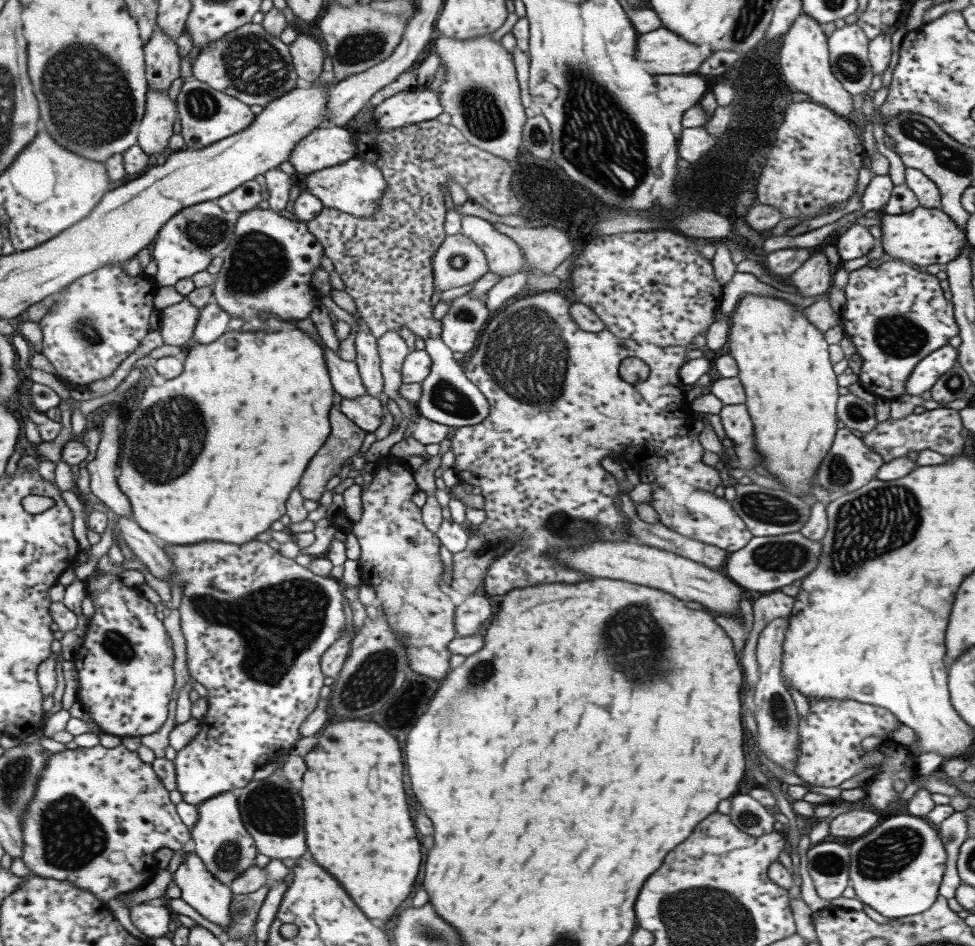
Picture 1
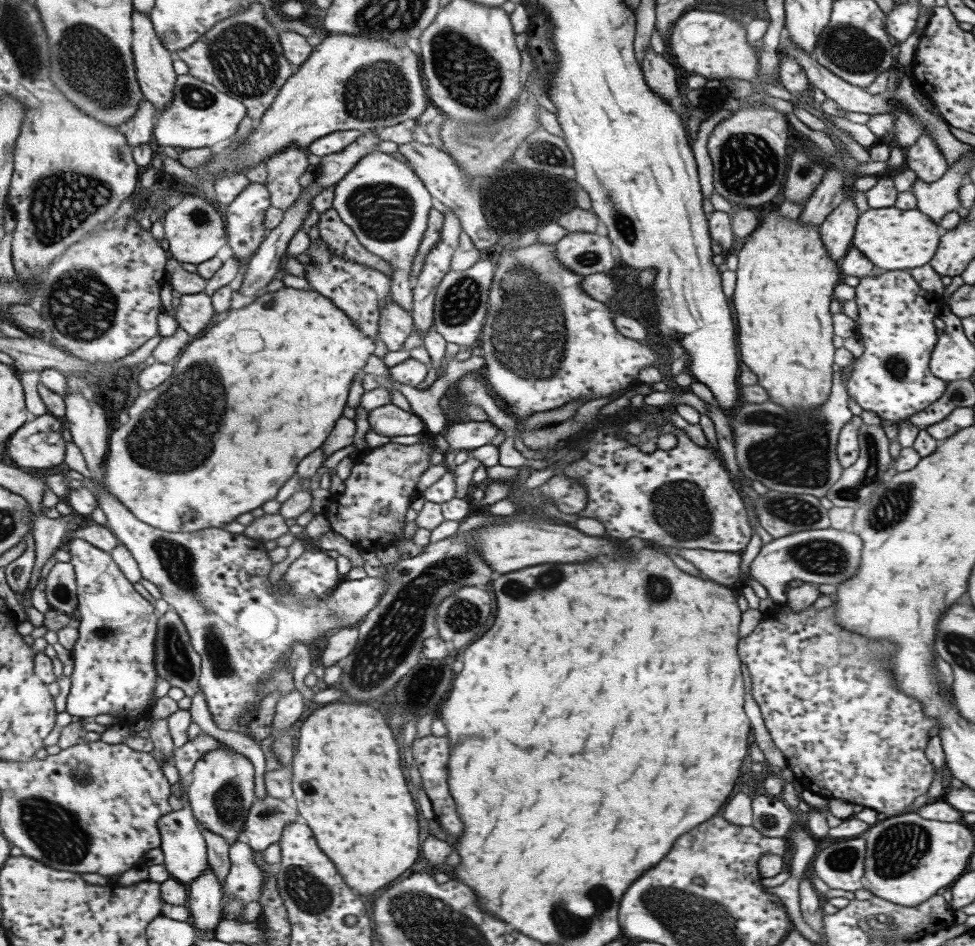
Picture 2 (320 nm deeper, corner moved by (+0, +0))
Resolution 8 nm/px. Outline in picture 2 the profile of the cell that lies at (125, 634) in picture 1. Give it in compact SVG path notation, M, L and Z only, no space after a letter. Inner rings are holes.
M79 538L71 540L67 546L75 569L76 612L79 622L76 627L78 637L71 650L74 669L65 710L72 718L86 720L92 720L97 714L109 714L117 724L131 726L144 720L143 714L150 708L150 698L158 679L154 671L154 634L158 620L156 610L133 589L111 560L109 553Z

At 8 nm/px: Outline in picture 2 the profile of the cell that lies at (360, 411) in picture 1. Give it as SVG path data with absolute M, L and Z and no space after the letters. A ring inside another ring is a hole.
M388 403L367 413L370 430L383 436L409 436L423 430L423 422L415 414L404 412Z

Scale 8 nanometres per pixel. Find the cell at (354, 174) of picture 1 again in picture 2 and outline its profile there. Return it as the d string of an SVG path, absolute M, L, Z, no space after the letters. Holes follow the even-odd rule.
M380 151L364 154L349 172L334 184L332 209L339 215L343 224L354 232L359 244L362 244L367 252L390 264L390 298L409 314L412 307L411 265L427 226L431 200L429 192L410 166Z

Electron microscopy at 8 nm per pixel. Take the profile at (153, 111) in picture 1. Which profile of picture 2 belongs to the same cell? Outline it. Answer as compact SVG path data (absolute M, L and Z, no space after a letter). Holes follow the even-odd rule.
M133 9L130 21L132 30L130 47L136 81L142 96L148 100L151 106L155 107L157 116L172 99L172 90L176 79L175 71L171 67L173 55L161 44L160 38L153 30L148 14Z

